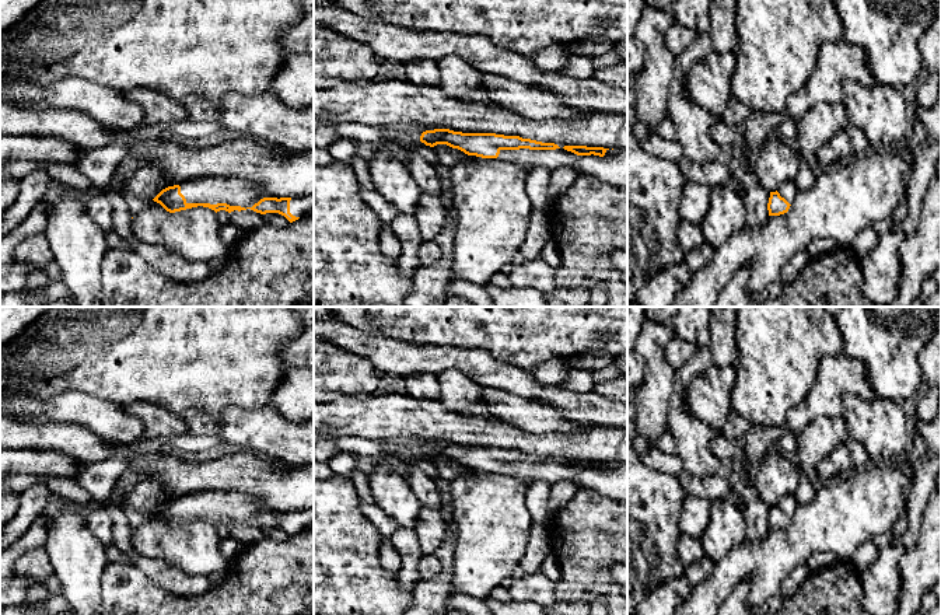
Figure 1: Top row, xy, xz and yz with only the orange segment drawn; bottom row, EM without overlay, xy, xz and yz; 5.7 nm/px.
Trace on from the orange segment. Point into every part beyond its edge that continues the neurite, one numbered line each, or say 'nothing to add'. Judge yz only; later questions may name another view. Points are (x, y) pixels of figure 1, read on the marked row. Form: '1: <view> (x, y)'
1: yz (789, 189)

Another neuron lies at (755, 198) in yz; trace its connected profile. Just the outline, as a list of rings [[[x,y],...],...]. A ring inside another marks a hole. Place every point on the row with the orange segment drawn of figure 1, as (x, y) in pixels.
[[[756,184],[745,191],[741,191],[741,193],[746,209],[746,227],[760,228],[769,220],[767,203],[770,192]]]

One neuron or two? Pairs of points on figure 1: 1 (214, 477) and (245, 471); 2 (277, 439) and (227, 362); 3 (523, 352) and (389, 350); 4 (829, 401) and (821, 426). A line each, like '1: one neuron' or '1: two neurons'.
1: one neuron
2: two neurons
3: two neurons
4: two neurons

